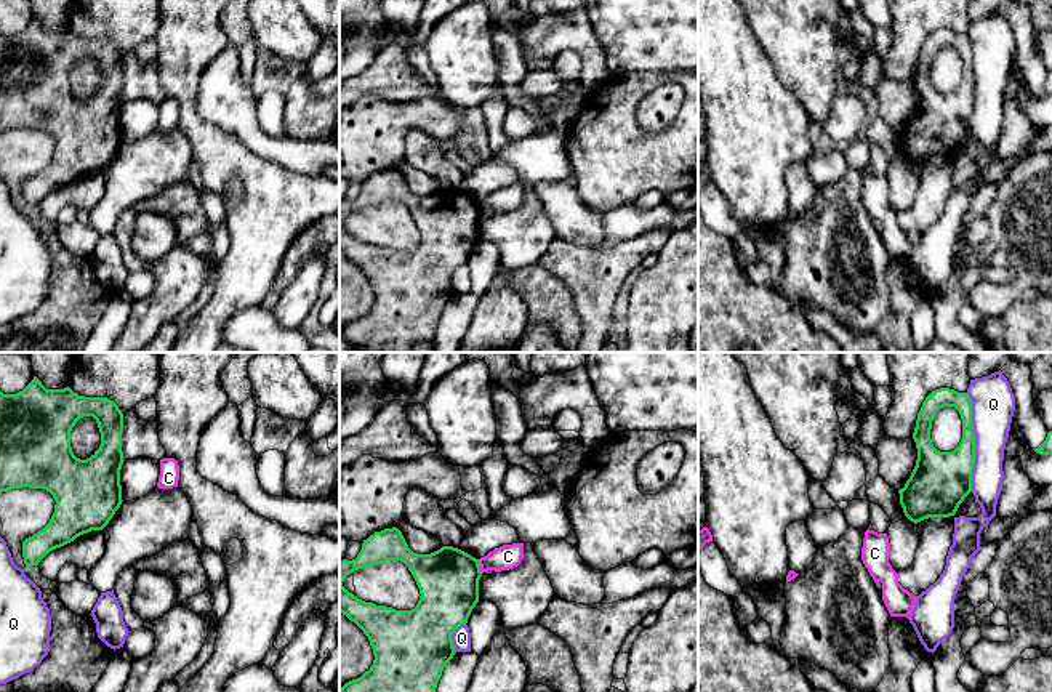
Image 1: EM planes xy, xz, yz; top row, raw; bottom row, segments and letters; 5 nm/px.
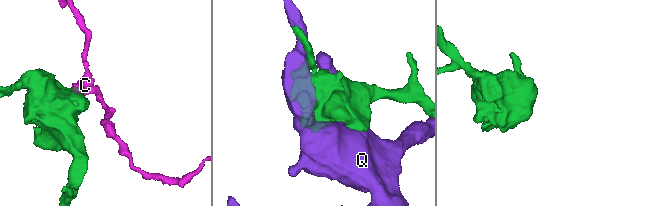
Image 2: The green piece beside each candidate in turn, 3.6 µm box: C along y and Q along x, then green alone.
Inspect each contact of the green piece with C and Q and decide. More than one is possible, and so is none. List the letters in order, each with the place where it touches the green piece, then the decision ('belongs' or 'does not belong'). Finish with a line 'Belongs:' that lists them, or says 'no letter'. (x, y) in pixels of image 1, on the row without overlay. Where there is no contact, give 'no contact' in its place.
C: xz (479, 207) | does not belong
Q: yz (974, 84) | does not belong
Belongs: no letter

